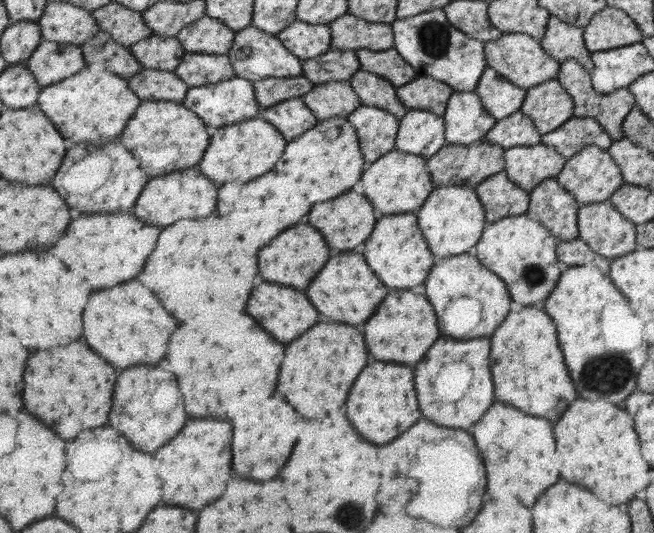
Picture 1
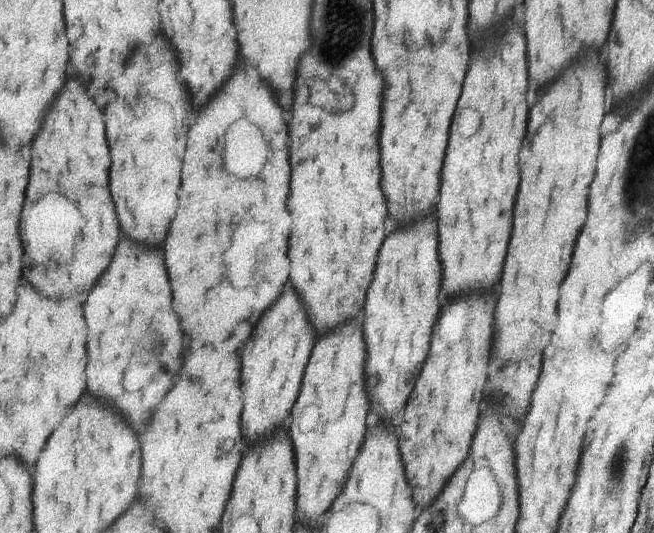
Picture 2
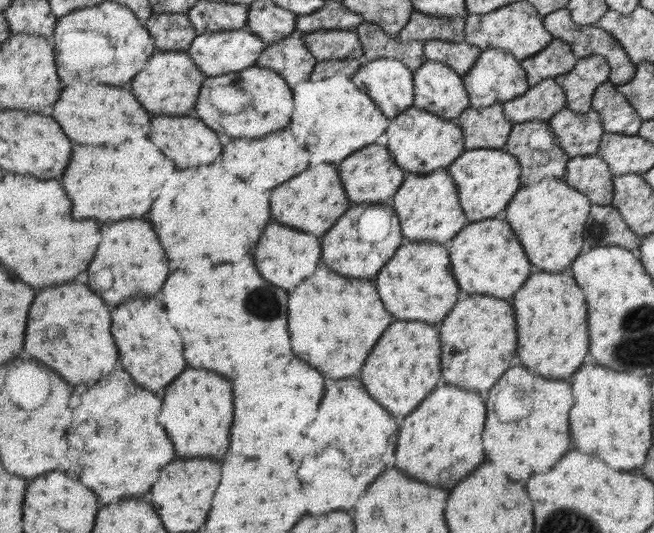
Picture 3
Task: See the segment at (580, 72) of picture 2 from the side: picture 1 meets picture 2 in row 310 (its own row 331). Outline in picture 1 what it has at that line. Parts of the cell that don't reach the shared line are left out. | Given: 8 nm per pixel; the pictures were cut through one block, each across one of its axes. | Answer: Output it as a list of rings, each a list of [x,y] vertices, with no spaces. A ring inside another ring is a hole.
[[[525,308],[521,312],[511,312],[509,318],[501,324],[501,330],[493,334],[491,342],[493,342],[493,380],[497,386],[499,402],[511,404],[539,418],[559,420],[561,414],[577,400],[575,384],[565,364],[563,350],[559,348],[557,326],[545,310]]]

